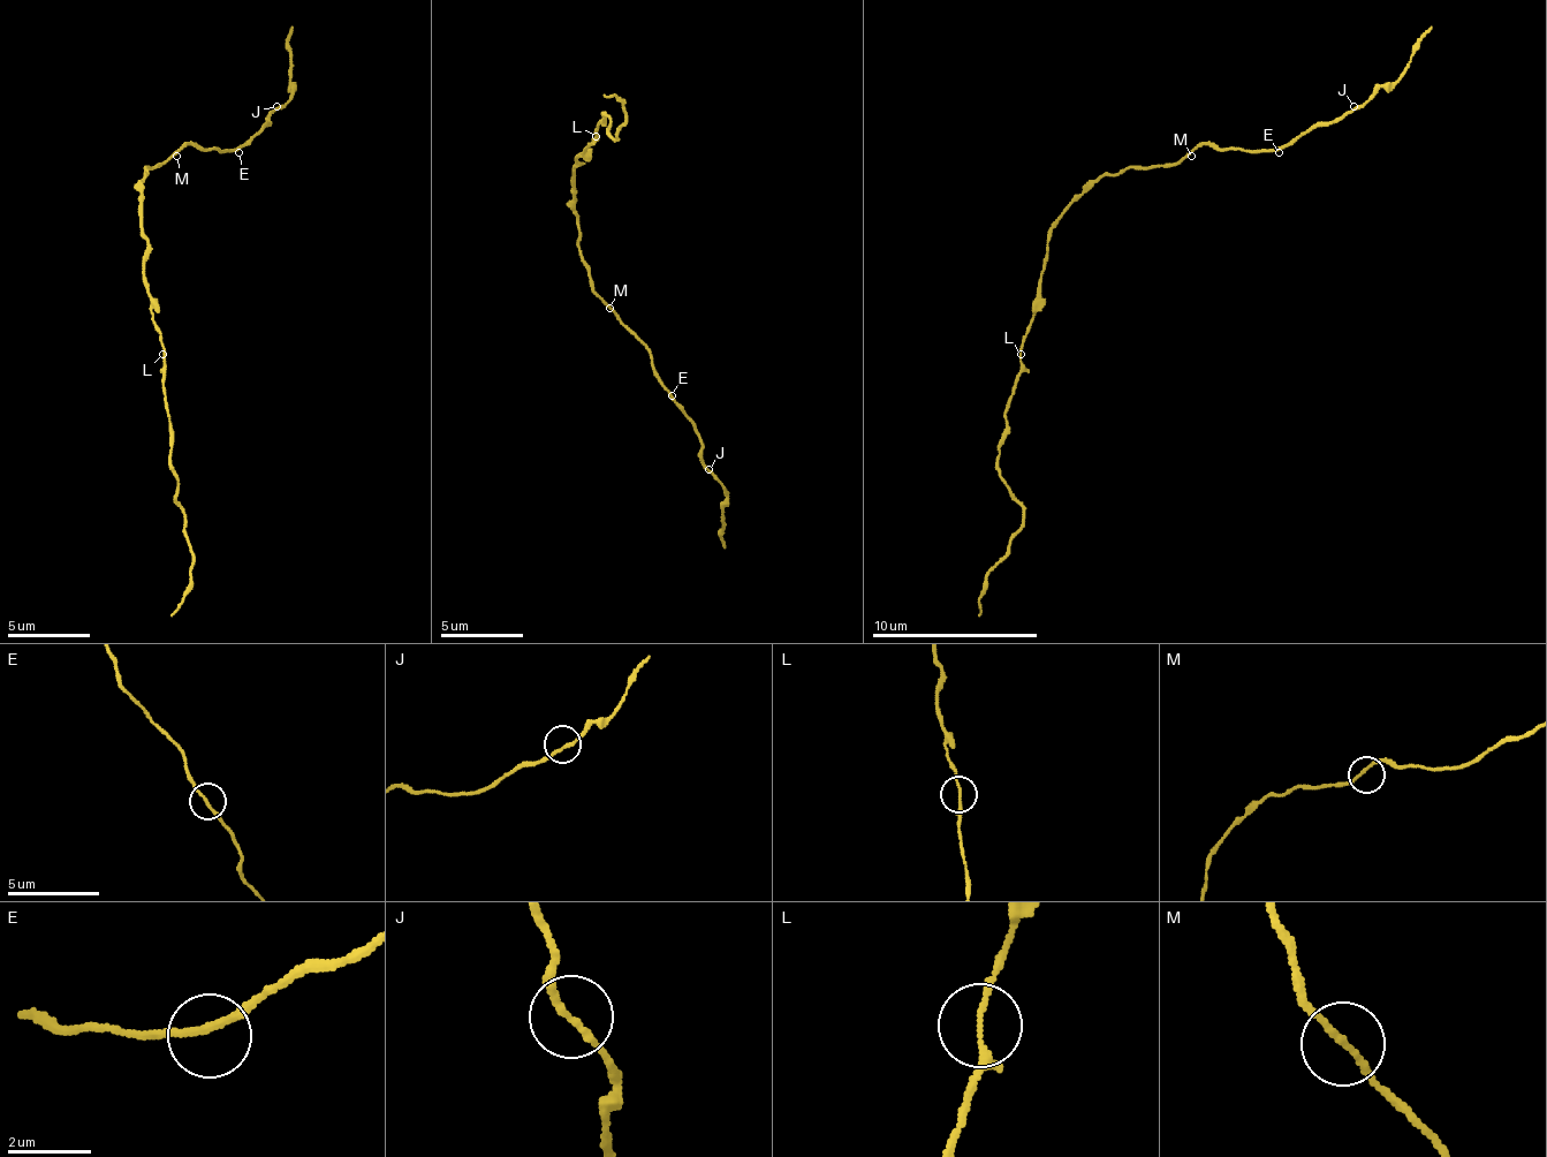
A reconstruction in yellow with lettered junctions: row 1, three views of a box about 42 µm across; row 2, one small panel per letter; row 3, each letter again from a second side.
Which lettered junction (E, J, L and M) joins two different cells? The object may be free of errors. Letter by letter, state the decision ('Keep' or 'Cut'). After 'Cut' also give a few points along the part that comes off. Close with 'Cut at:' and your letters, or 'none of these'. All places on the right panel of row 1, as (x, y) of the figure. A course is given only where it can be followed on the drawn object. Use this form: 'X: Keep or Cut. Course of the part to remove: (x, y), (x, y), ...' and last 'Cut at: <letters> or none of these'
E: Keep
J: Keep
L: Keep
M: Keep
Cut at: none of these

